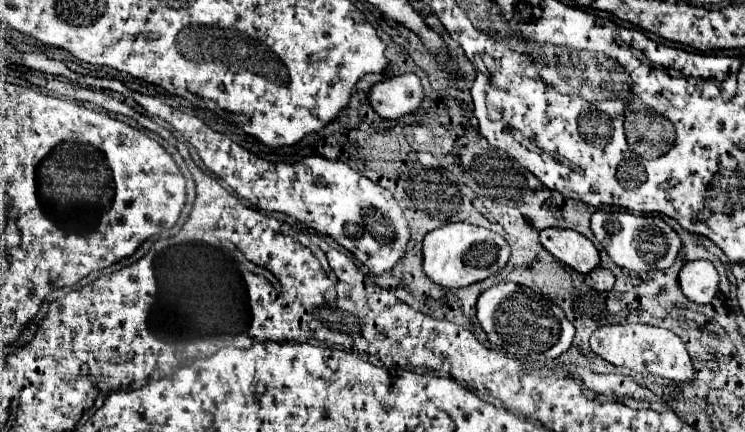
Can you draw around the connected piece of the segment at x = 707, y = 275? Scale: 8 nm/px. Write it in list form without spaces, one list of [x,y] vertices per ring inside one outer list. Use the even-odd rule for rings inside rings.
[[[693,260],[681,268],[679,284],[691,302],[709,304],[719,290],[719,274],[709,260]]]

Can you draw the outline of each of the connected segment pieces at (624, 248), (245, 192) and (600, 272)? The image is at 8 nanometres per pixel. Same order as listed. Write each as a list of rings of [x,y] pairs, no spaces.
[[[597,210],[591,216],[591,230],[613,262],[633,272],[665,270],[675,262],[681,250],[681,238],[677,232],[661,218],[653,216],[633,216],[623,210]]]
[[[141,100],[145,110],[155,110],[155,116],[171,124],[183,138],[199,152],[207,170],[217,174],[239,198],[265,212],[287,214],[309,228],[331,236],[339,246],[355,254],[373,276],[391,272],[391,268],[403,258],[409,244],[409,226],[401,206],[395,202],[389,190],[351,170],[345,162],[329,162],[319,156],[309,156],[295,166],[271,164],[253,156],[249,150],[237,146],[227,136],[211,130],[196,115],[183,114],[161,100]]]
[[[595,268],[585,274],[585,282],[595,290],[611,290],[615,286],[615,276],[607,268]]]

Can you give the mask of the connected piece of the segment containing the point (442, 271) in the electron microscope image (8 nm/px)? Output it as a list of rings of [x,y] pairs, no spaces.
[[[453,222],[431,230],[423,238],[423,270],[439,286],[463,288],[497,274],[509,260],[511,248],[507,240],[481,226]]]

